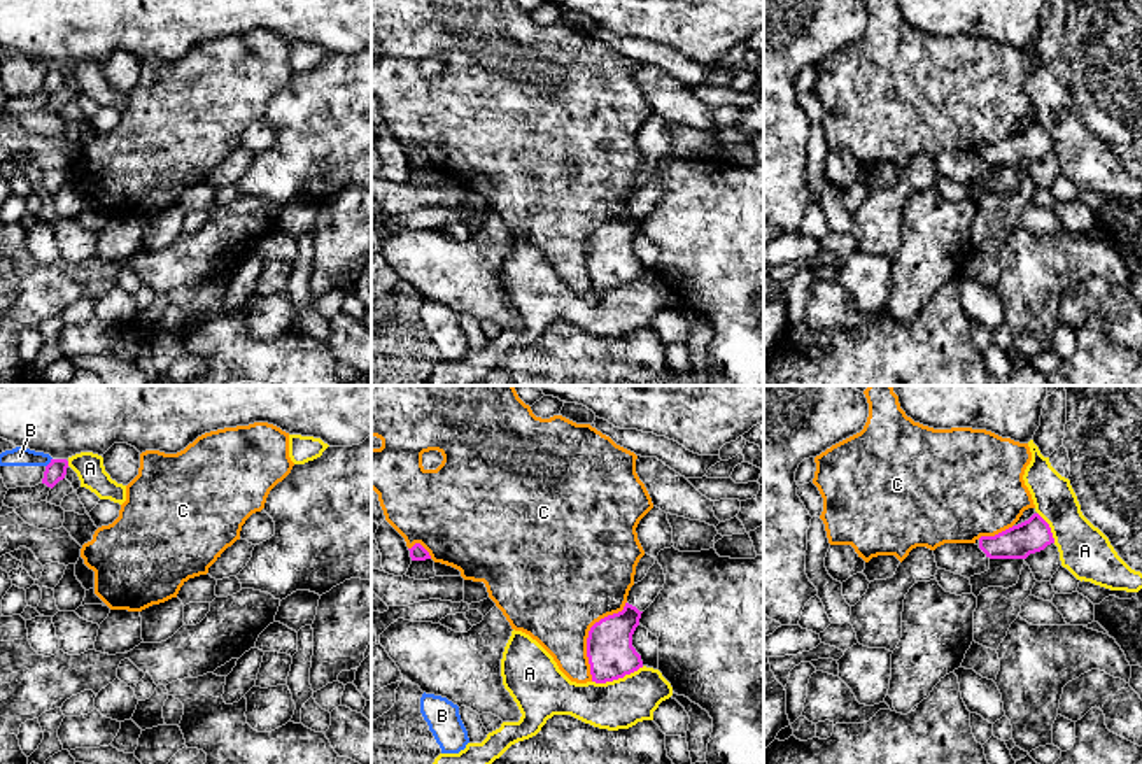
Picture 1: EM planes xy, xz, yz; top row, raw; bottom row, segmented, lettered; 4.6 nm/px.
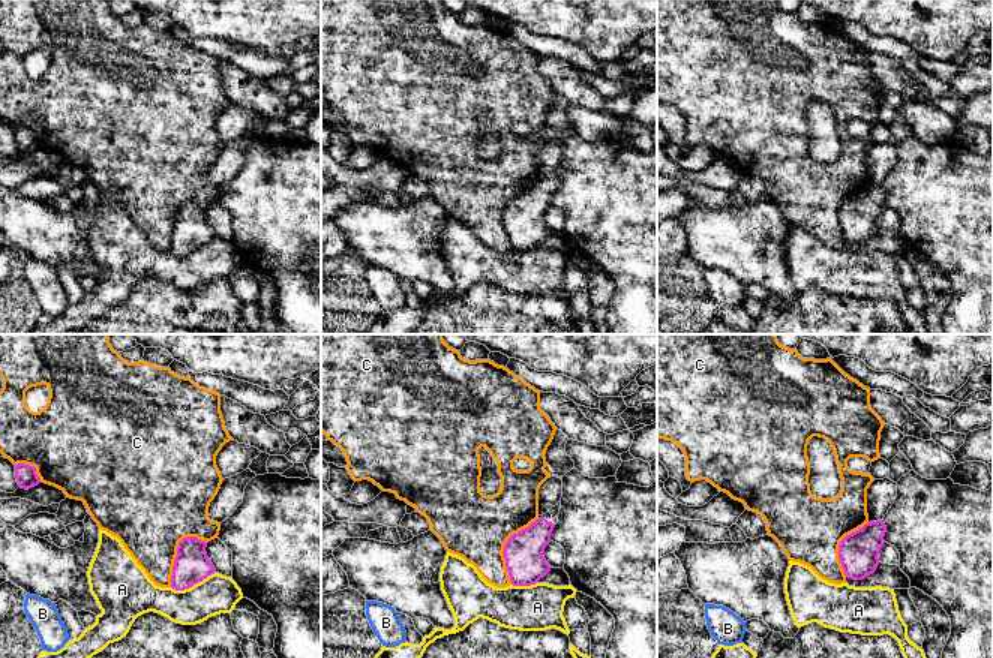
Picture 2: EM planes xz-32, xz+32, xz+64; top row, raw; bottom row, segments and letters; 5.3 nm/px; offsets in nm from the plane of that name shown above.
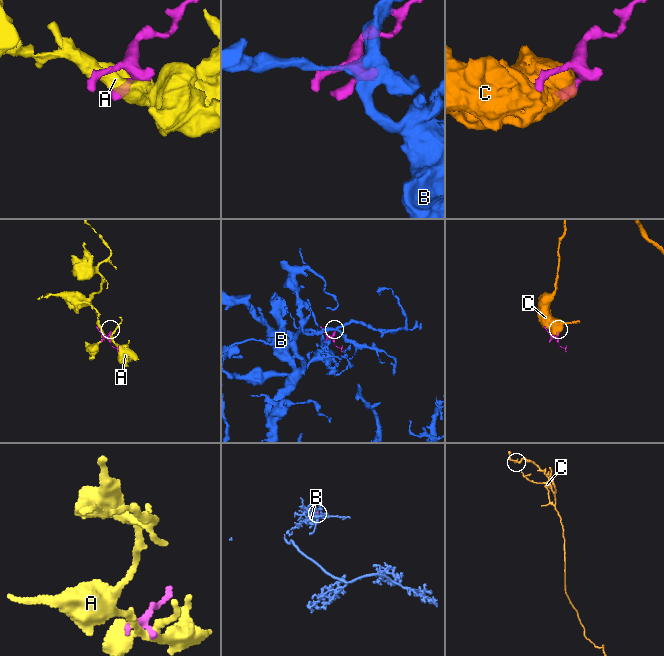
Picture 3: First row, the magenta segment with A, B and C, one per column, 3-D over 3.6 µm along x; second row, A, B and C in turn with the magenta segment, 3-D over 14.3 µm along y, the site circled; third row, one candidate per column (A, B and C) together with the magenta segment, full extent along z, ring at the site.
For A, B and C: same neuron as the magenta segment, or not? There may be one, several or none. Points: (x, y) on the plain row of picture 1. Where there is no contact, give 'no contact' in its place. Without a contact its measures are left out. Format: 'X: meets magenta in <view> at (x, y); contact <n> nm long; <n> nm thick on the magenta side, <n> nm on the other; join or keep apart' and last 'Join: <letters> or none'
A: meets magenta in xz at (617, 286); contact 260 nm long; 220 nm thick on the magenta side, 220 nm on the other; keep apart
B: meets magenta in xy at (49, 70); contact 50 nm long; 90 nm thick on the magenta side, 90 nm on the other; keep apart
C: meets magenta in xz at (589, 242); contact 400 nm long; 220 nm thick on the magenta side, 460 nm on the other; keep apart
Join: none

